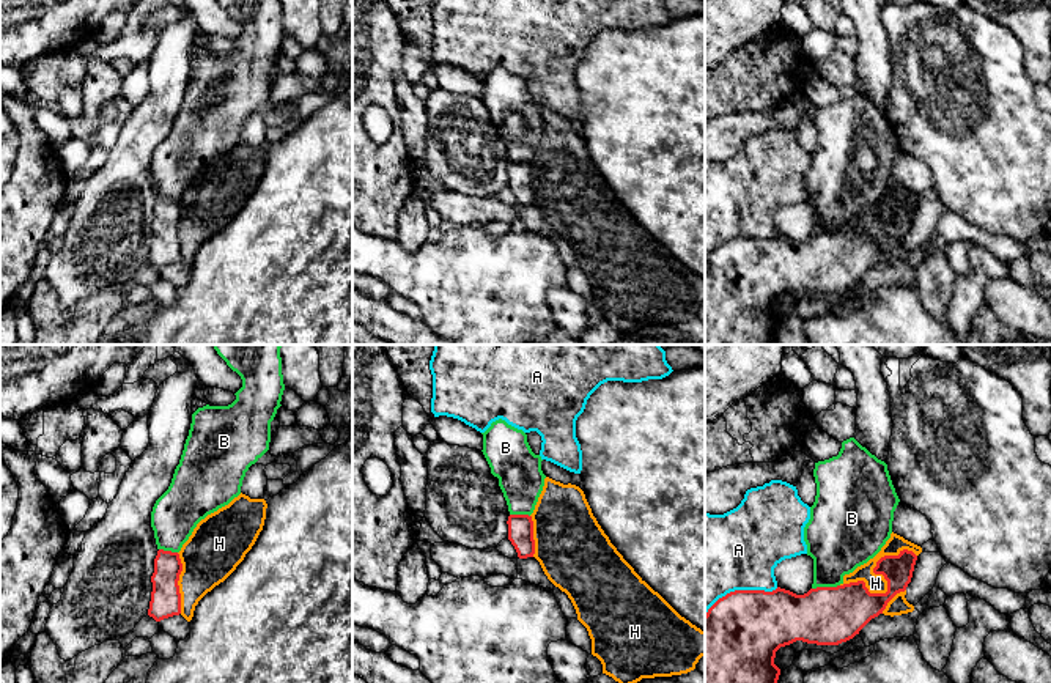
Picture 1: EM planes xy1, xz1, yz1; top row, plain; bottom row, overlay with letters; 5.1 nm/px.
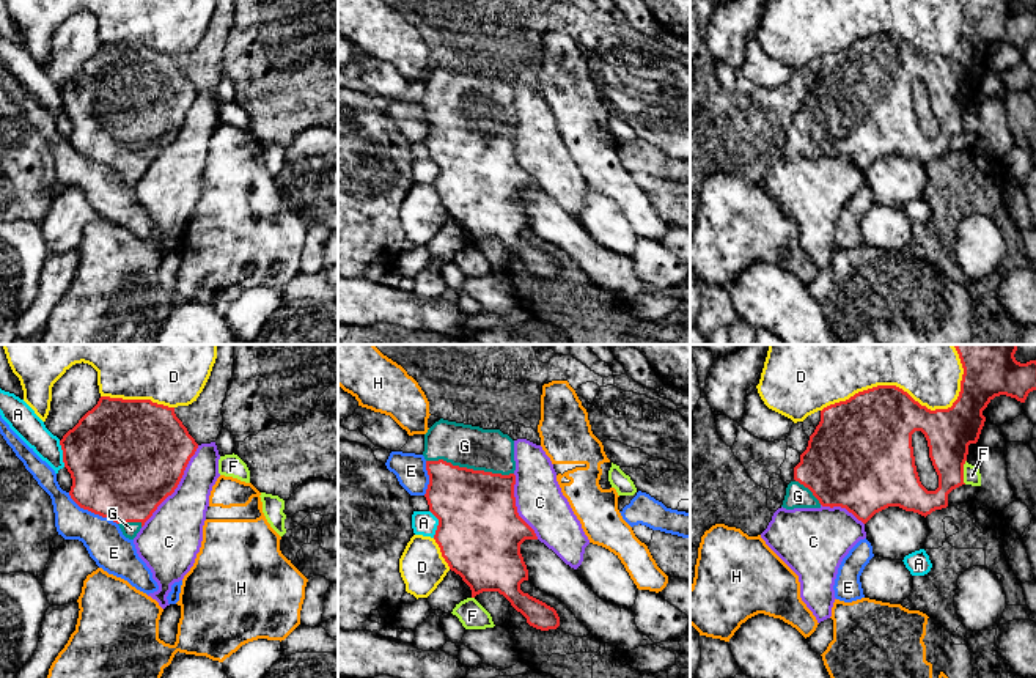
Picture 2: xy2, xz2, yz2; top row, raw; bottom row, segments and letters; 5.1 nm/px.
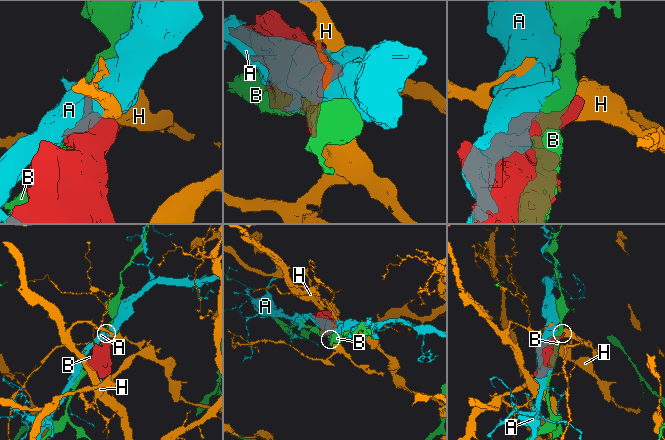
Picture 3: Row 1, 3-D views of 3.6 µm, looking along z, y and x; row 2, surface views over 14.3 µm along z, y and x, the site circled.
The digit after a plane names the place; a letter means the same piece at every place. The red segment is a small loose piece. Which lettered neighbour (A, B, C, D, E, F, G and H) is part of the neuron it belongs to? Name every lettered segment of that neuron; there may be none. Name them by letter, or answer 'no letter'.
G

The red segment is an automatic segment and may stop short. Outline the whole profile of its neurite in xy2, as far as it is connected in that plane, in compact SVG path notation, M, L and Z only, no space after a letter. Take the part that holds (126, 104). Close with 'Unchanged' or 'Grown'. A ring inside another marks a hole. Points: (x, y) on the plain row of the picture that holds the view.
M101 44L79 71L60 88L63 110L72 126L71 146L83 157L116 170L123 182L134 187L157 154L175 140L198 91L176 64L175 55L151 47Z. Grown

